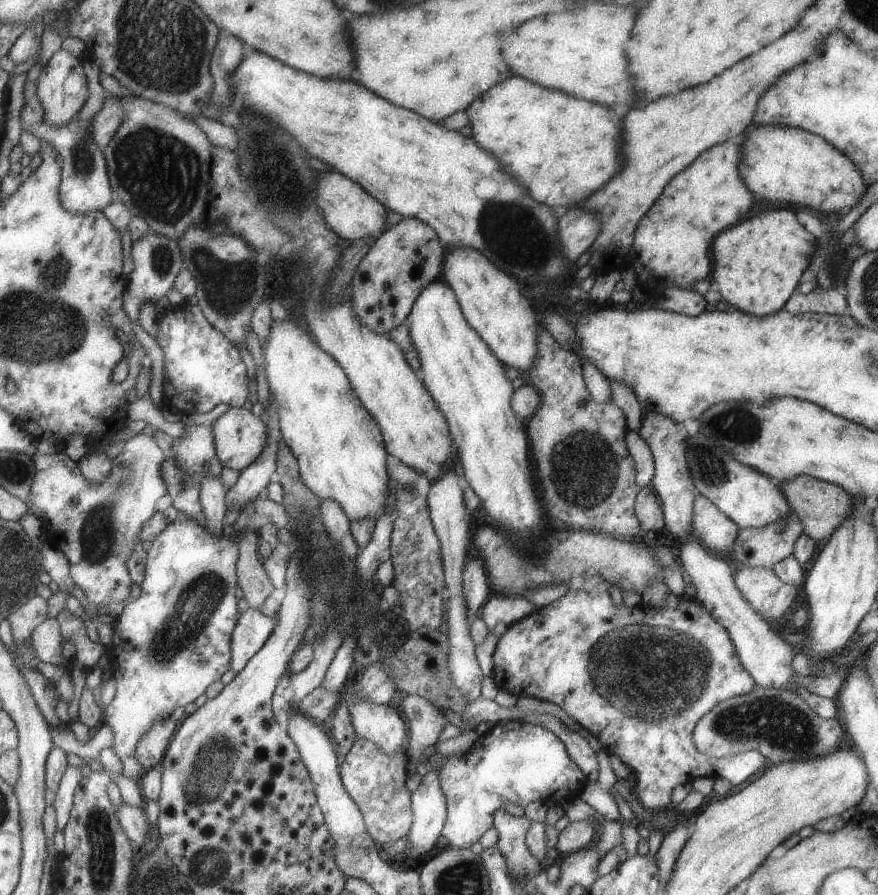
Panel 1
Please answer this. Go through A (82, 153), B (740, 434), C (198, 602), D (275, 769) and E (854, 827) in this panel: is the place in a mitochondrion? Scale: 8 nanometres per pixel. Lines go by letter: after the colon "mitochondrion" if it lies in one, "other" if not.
A: mitochondrion
B: mitochondrion
C: mitochondrion
D: other
E: other

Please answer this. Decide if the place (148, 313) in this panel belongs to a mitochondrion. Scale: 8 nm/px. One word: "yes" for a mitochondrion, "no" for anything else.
no

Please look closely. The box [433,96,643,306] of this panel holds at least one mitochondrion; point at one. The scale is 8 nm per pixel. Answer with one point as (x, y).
(505, 222)

